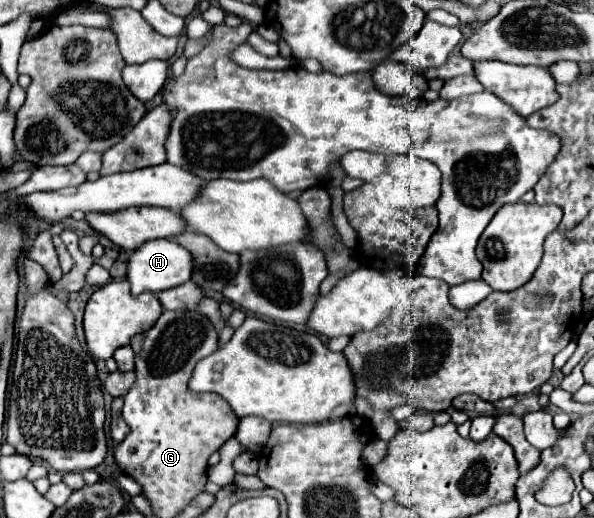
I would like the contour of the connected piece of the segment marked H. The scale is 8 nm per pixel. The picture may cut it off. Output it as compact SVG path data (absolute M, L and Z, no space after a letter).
M152 239L140 245L126 263L126 281L130 283L132 295L140 293L160 293L164 289L172 289L176 285L182 285L190 279L192 273L192 255L180 247L178 243L172 243L168 239Z

